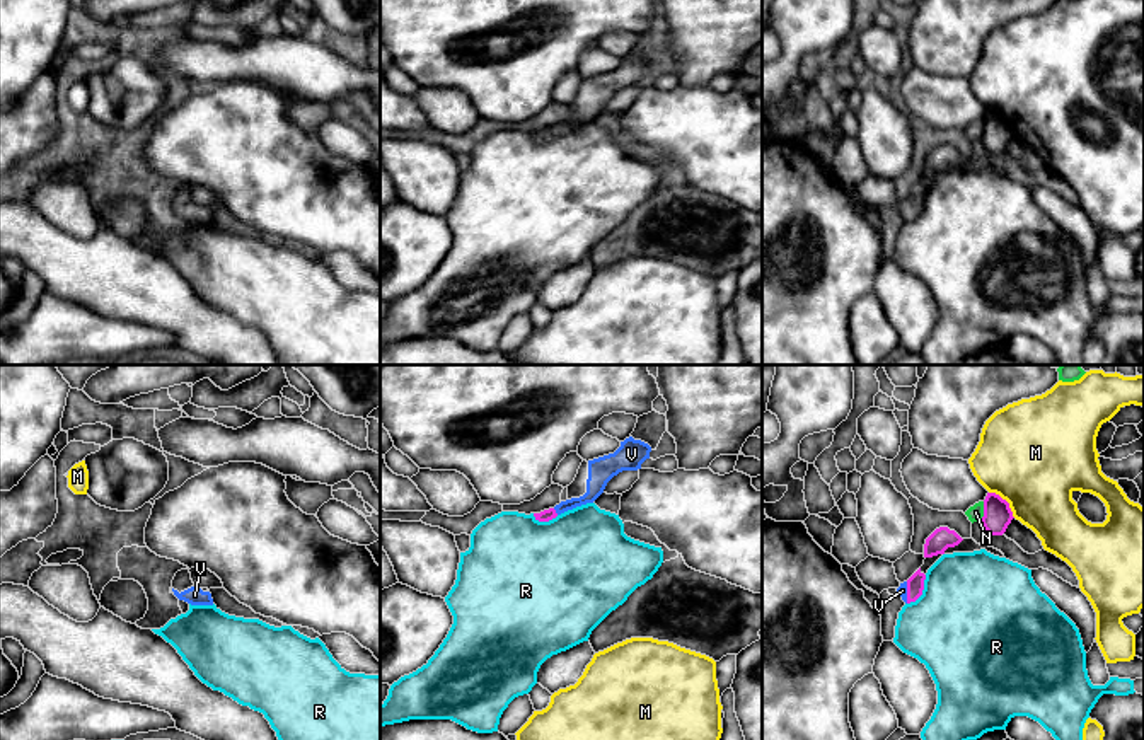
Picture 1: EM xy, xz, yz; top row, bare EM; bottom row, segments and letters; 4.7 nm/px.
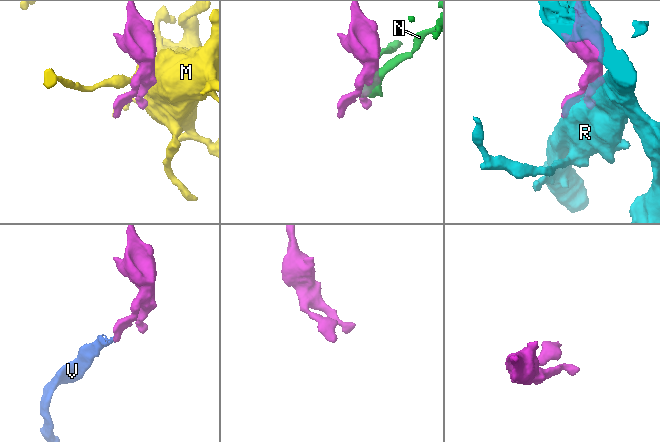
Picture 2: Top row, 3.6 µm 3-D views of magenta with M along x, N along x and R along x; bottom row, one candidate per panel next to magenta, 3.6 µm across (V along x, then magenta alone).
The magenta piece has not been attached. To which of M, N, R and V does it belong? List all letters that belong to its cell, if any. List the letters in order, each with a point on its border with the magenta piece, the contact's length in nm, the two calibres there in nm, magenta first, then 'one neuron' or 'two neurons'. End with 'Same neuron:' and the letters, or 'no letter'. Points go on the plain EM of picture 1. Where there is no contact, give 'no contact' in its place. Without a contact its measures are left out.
M: yz (1006, 120) | 180 nm | 140/480 nm | two neurons
N: yz (984, 130) | 100 nm | 140/70 nm | two neurons
R: yz (921, 210) | 170 nm | 80/500 nm | two neurons
V: xz (554, 130) | 40 nm | 60/90 nm | one neuron
Same neuron: V

